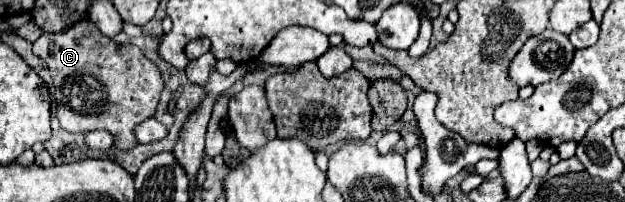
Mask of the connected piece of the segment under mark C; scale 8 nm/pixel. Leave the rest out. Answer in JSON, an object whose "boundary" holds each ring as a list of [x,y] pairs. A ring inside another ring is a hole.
{"boundary":[[[83,19],[83,23],[77,23],[69,31],[41,35],[33,43],[33,53],[49,65],[55,85],[57,119],[63,129],[71,133],[107,129],[115,137],[117,149],[129,151],[137,145],[135,127],[155,115],[165,87],[161,71],[139,47],[131,43],[119,45],[115,39],[99,35],[99,29],[89,19]]]}

